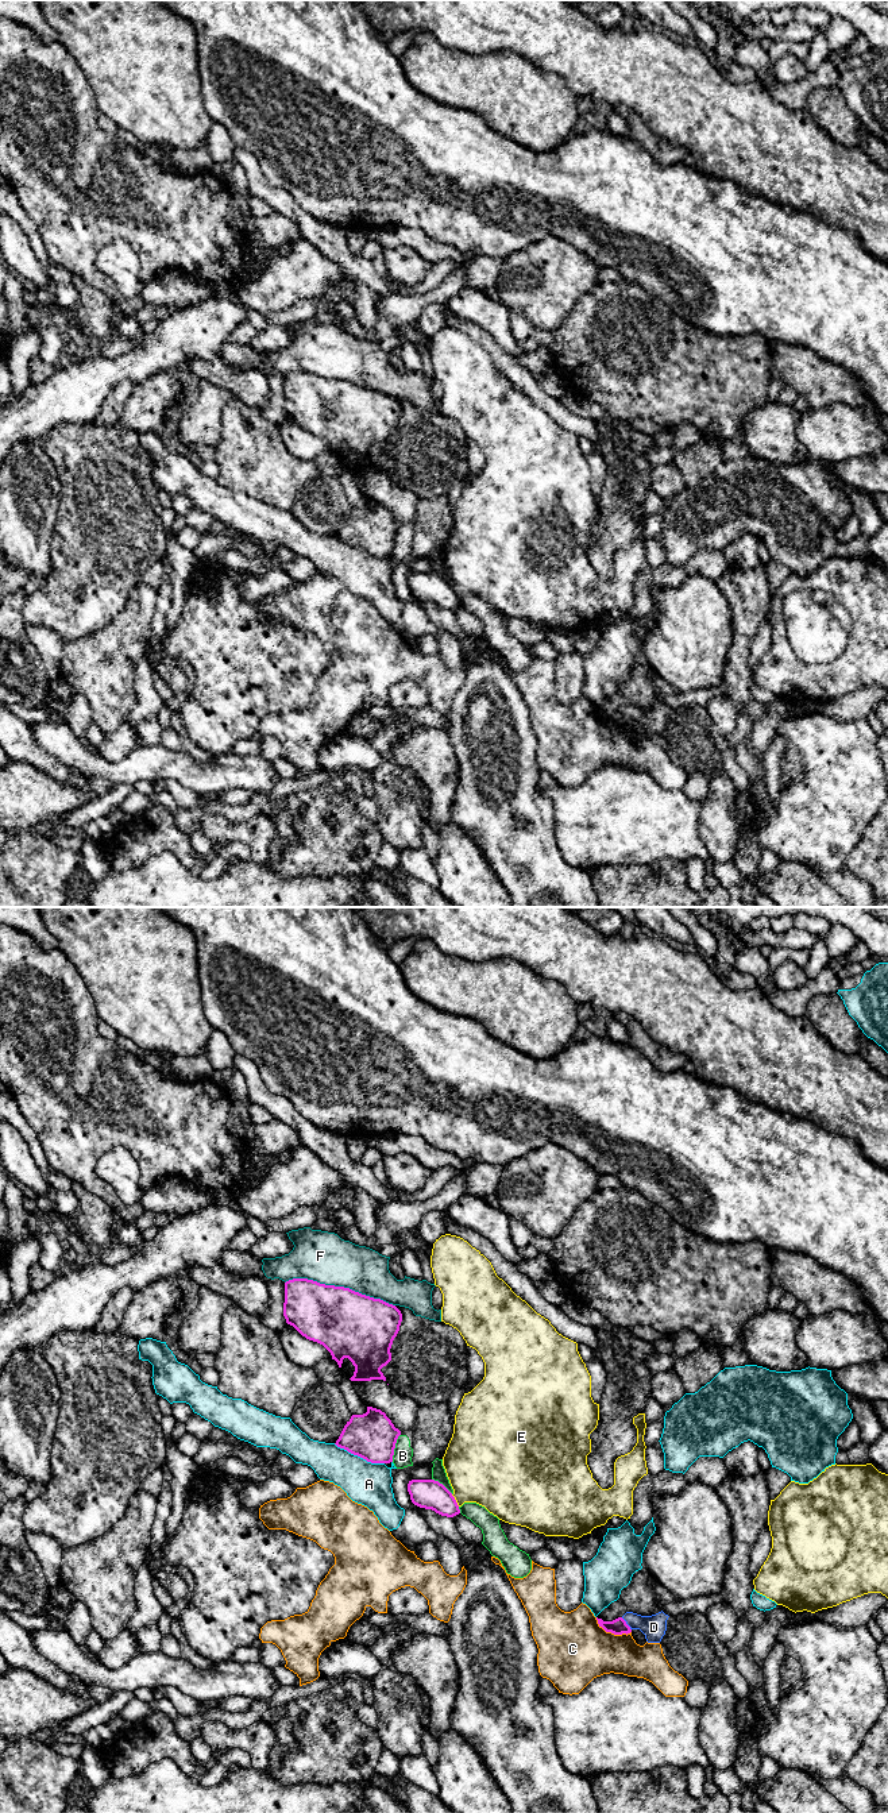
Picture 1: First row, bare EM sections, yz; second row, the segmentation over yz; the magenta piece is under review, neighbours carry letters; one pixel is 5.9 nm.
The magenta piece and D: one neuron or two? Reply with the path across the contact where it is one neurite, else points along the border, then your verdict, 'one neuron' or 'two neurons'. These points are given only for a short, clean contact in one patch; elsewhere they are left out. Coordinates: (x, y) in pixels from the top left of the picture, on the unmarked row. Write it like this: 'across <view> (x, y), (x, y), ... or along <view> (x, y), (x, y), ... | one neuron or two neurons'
across yz (618, 718), (626, 717), (648, 717), (653, 720) | one neuron

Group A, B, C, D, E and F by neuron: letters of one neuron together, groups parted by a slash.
A / B / C / D / E / F

